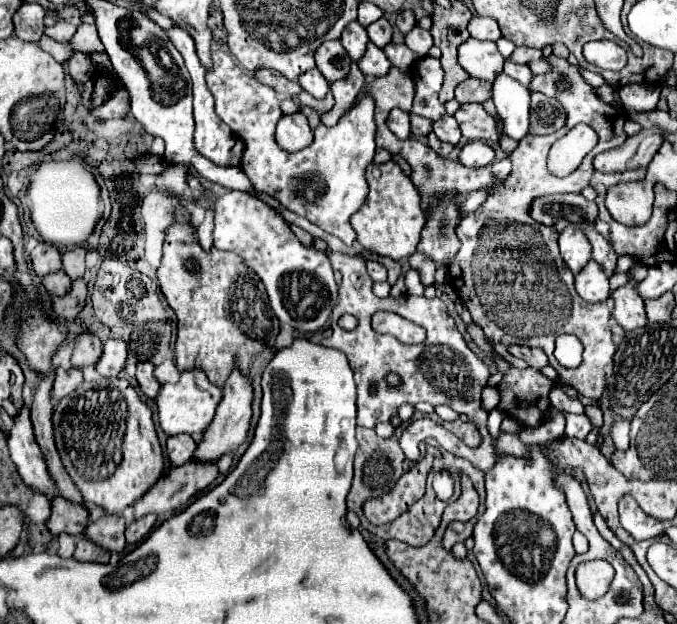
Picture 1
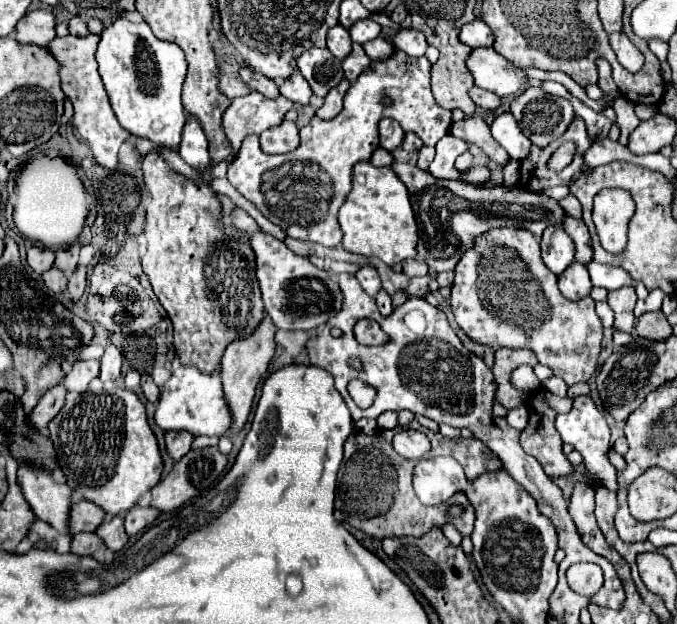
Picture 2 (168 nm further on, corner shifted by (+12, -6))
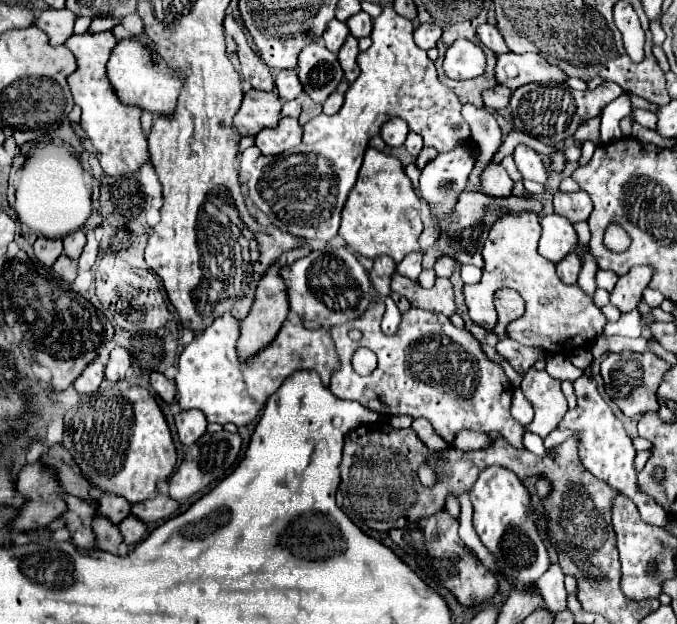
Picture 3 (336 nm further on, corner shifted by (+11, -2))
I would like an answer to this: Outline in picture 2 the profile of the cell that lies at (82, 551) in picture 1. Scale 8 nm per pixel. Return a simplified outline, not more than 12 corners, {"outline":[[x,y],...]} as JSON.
{"outline":[[95,532],[73,536],[71,552],[103,562],[107,546]]}

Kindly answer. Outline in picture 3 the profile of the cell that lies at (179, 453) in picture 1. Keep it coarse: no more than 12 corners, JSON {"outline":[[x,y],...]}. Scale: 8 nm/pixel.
{"outline":[[200,410],[174,416],[178,438],[184,446],[196,442],[206,430]]}

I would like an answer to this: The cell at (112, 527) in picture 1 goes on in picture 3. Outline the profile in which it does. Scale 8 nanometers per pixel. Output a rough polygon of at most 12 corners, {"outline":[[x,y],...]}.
{"outline":[[134,516],[118,524],[124,542],[130,546],[140,542],[144,524]]}

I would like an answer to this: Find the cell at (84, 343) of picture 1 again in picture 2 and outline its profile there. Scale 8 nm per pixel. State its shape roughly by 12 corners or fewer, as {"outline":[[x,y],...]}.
{"outline":[[99,360],[75,362],[63,386],[69,392],[85,392],[99,374]]}

